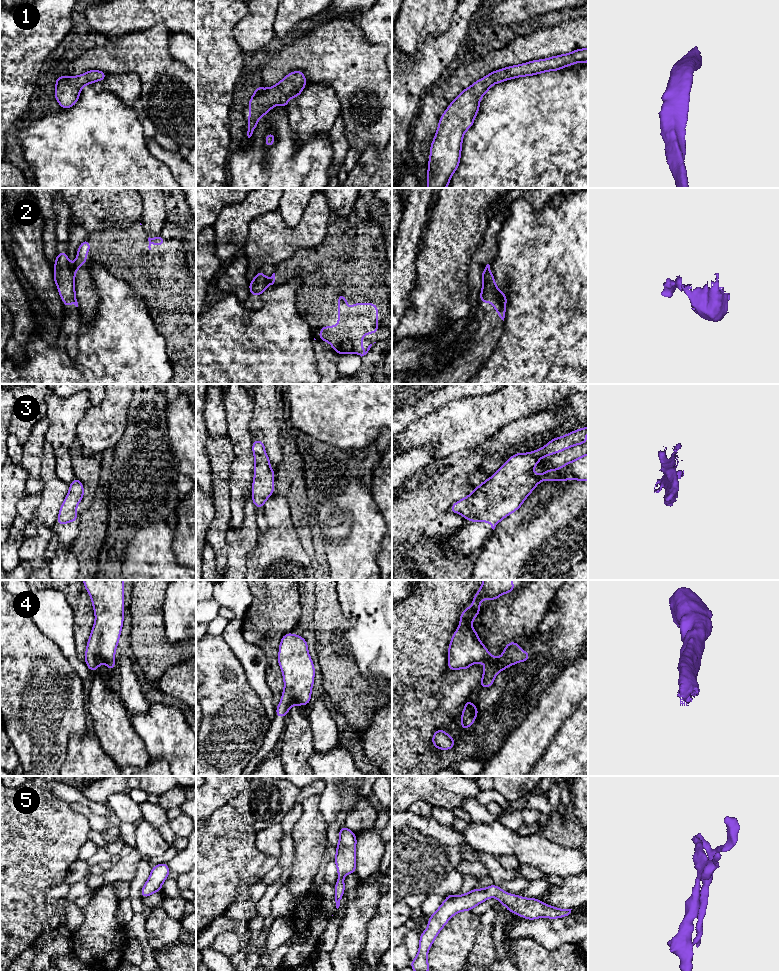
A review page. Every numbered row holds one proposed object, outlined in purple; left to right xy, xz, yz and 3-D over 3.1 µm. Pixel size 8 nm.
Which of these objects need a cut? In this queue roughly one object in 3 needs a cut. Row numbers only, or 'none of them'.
2

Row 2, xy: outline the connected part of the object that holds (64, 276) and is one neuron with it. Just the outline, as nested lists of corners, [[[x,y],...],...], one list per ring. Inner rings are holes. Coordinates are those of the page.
[[[67,251],[57,254],[53,271],[53,281],[57,284],[58,293],[64,301],[64,307],[69,308],[71,302],[78,307],[75,293],[75,272],[73,265],[68,260]]]

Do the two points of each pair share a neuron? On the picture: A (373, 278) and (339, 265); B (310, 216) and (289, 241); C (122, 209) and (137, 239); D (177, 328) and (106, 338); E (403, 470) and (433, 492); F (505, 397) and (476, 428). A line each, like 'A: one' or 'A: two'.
A: one
B: one
C: two
D: two
E: two
F: one

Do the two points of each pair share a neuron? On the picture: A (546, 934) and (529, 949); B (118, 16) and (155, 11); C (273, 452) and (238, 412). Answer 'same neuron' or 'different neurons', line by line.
A: different neurons
B: same neuron
C: different neurons

